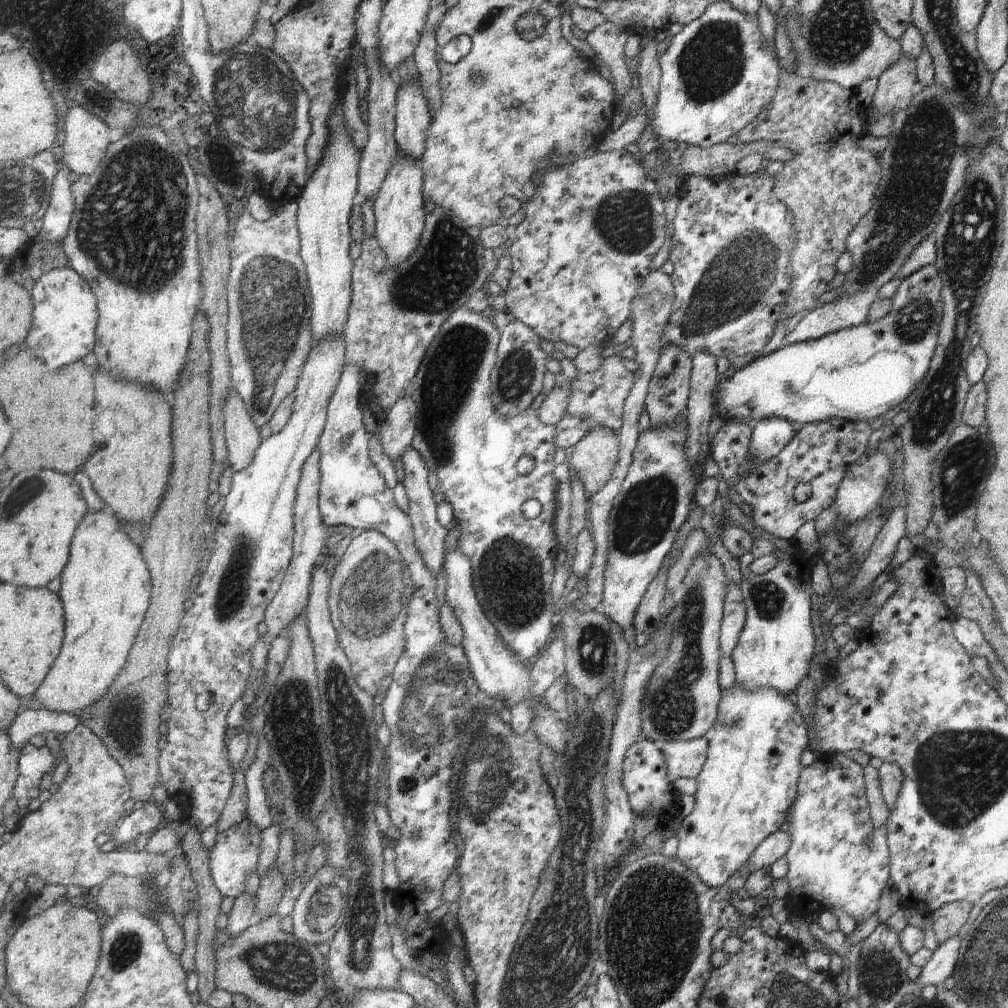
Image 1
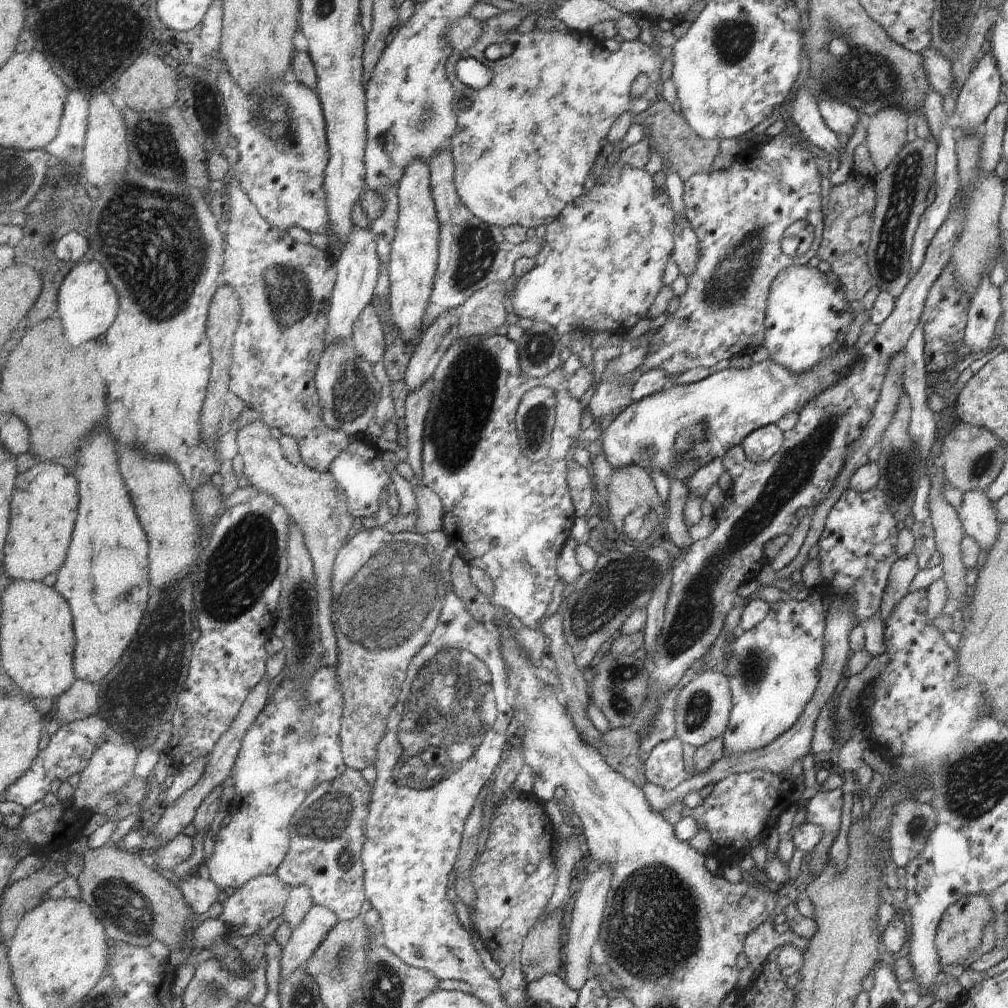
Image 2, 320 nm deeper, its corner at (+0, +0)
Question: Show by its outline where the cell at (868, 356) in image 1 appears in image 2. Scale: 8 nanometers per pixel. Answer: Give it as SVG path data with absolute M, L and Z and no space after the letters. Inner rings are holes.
M852 348L847 350L848 354L839 350L800 375L791 374L785 367L765 359L760 363L751 364L746 369L729 367L715 371L696 383L671 385L664 391L656 392L640 401L633 400L632 404L623 410L623 413L618 414L603 431L602 444L606 459L614 469L639 465L648 471L659 470L670 480L687 482L702 466L714 458L723 457L732 446L739 445L753 430L777 422L785 413L794 411L794 408L805 401L808 403L809 399L826 389L826 386L832 385L837 377L848 373L856 353L852 353Z

